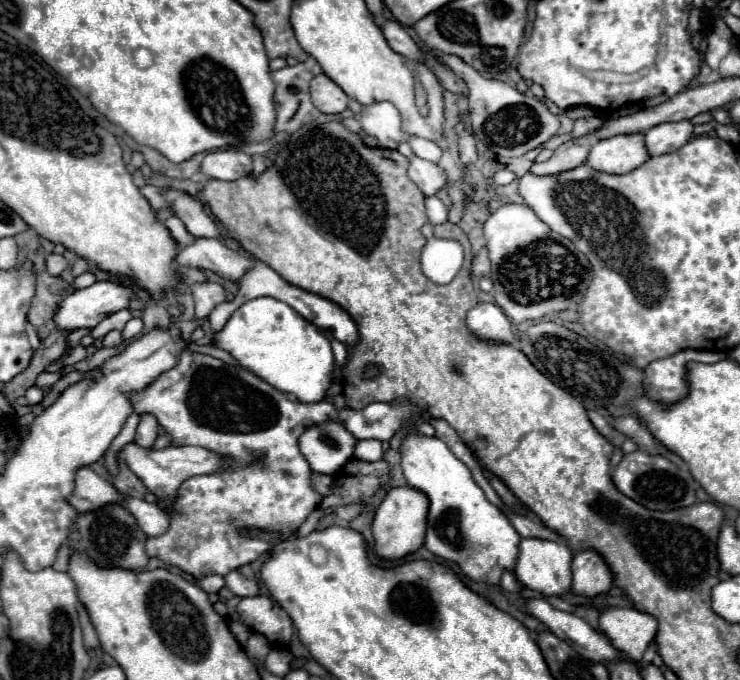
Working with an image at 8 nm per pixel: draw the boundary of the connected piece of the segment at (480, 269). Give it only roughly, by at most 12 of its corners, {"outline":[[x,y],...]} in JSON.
{"outline":[[482,247],[472,263],[472,275],[486,277],[490,273],[488,249]]}

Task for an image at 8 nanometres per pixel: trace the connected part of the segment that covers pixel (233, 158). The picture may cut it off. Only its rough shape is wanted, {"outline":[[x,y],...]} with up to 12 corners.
{"outline":[[234,149],[204,157],[206,179],[236,181],[252,171],[252,157]]}

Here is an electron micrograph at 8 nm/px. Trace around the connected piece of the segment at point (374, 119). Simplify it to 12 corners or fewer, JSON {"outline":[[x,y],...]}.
{"outline":[[388,101],[362,105],[356,119],[376,147],[398,149],[400,111]]}

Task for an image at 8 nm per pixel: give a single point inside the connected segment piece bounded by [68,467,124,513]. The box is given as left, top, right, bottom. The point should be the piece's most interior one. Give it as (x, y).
(91, 491)

